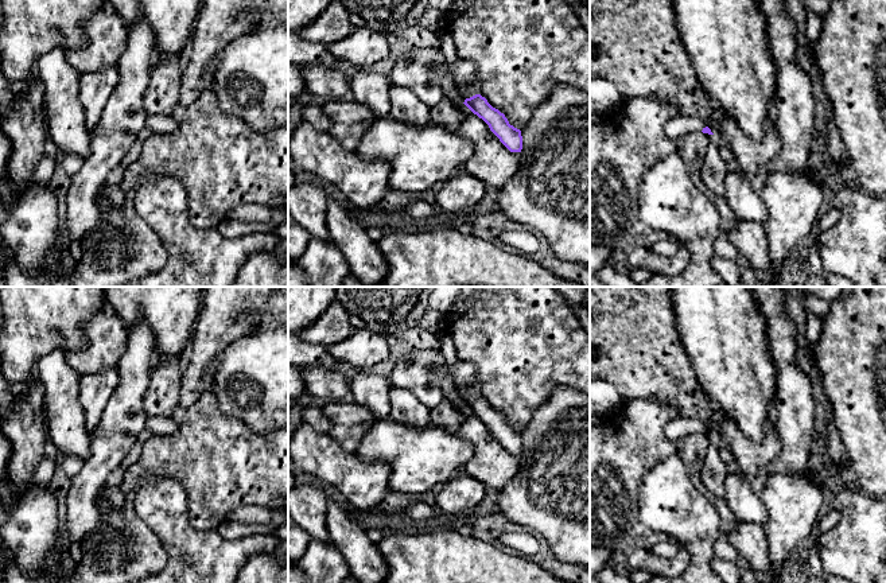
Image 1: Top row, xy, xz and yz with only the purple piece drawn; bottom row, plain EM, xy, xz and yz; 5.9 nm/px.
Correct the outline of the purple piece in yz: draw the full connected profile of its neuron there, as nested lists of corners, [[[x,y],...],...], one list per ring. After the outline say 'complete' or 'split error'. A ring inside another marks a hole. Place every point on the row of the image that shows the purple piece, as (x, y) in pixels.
[[[677,114],[676,117],[671,118],[665,124],[664,132],[668,137],[681,137],[699,132],[714,135],[704,120],[684,114]]]; split error

